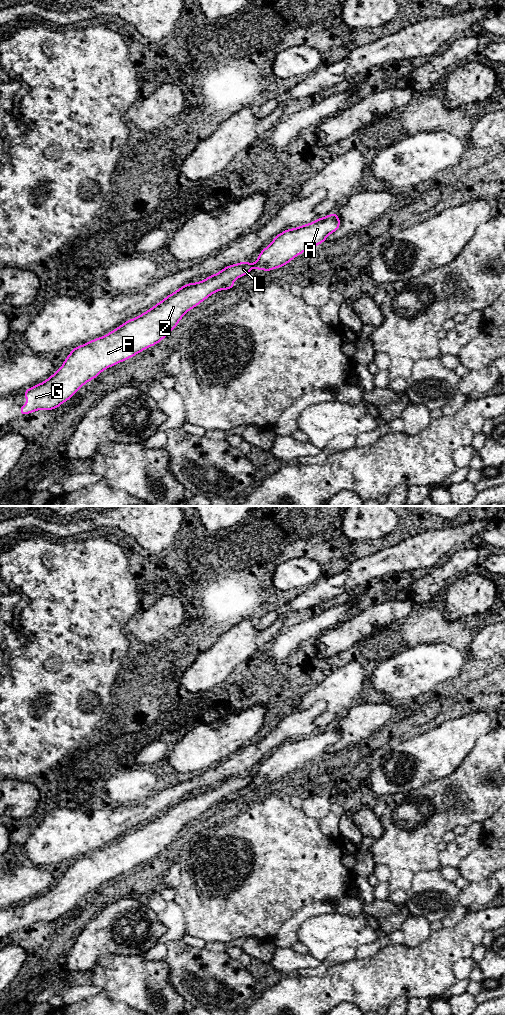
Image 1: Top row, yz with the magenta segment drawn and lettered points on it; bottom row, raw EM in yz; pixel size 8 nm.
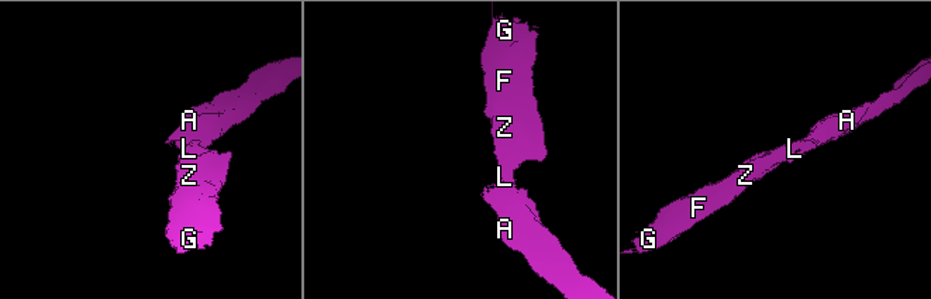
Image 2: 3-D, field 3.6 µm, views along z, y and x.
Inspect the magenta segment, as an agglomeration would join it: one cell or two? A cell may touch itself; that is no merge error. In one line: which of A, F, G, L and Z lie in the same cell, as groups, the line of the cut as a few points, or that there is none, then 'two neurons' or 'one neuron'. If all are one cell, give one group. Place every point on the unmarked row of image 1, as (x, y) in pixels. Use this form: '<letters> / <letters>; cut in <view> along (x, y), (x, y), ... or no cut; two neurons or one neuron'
A / F G L Z; cut in yz along (252, 776), (253, 778); two neurons

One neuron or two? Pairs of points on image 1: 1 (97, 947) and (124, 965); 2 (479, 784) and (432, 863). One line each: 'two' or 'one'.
1: two
2: one

